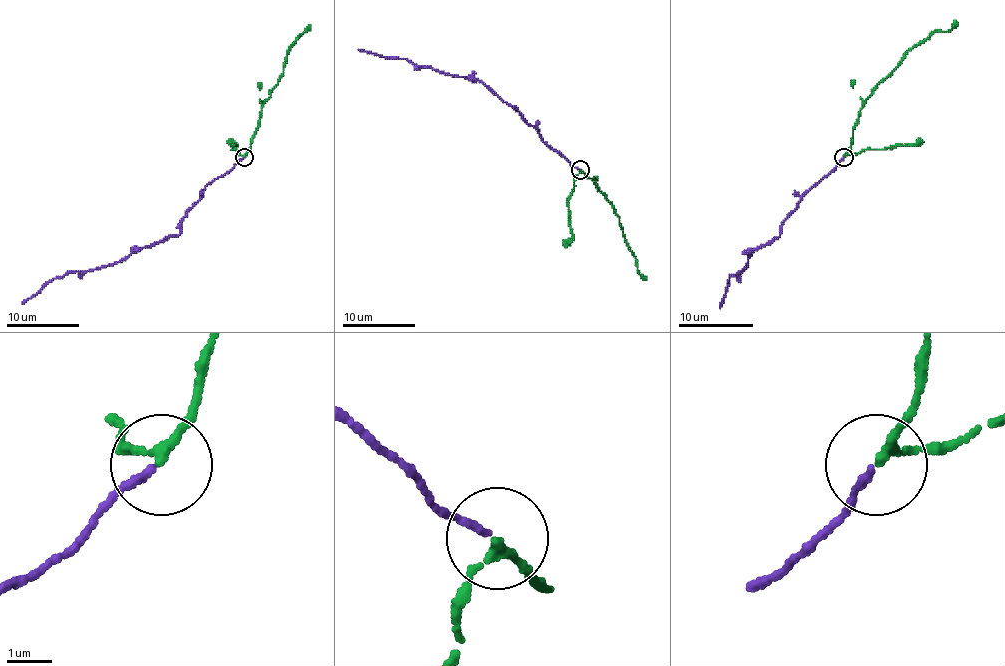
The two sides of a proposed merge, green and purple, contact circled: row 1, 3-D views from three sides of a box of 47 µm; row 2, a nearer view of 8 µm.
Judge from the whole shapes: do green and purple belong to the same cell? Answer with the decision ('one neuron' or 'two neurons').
one neuron

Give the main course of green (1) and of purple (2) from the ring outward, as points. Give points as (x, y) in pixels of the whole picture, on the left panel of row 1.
1: (245, 157), (261, 104), (277, 83), (292, 45), (310, 25)
2: (243, 157), (205, 188), (181, 220), (178, 235), (134, 249), (107, 265), (66, 273), (49, 280), (22, 304)

